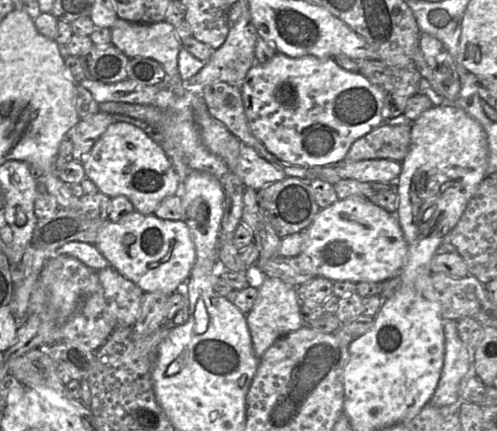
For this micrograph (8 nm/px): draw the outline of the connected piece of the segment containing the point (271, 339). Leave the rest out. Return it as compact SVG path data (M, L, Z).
M265 277L258 288L258 295L254 306L246 315L253 350L258 358L261 358L277 339L300 329L304 325L301 318L301 305L297 297L296 287L299 286L292 286L280 279Z

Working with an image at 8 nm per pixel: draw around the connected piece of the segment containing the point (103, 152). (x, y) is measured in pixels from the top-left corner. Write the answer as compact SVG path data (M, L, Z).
M115 121L84 158L85 176L110 198L125 196L135 211L153 214L165 198L179 194L181 181L162 147L133 124Z

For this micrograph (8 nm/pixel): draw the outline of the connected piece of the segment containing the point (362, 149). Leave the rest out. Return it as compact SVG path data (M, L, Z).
M383 123L350 147L344 162L352 163L371 159L388 159L402 162L411 143L411 123L390 125Z

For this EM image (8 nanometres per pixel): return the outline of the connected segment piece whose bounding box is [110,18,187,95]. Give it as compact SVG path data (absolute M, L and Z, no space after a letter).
M117 18L110 29L112 33L112 44L128 58L151 58L162 65L166 76L161 83L156 84L157 86L166 87L166 89L172 91L174 94L184 95L187 93L182 87L183 79L178 70L178 54L181 49L181 42L172 24L166 22L166 20L152 24L142 24Z

